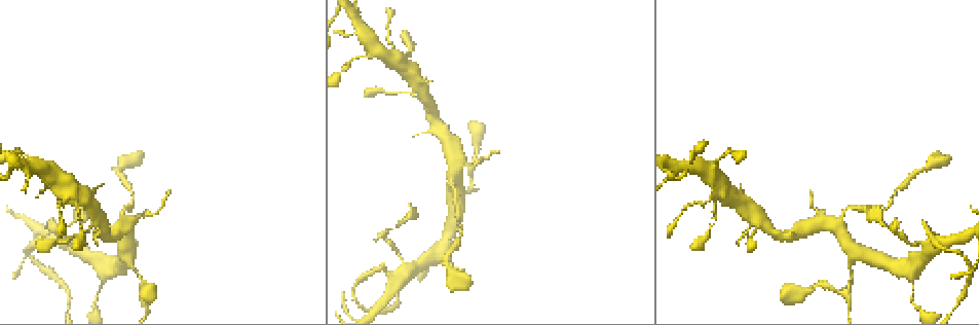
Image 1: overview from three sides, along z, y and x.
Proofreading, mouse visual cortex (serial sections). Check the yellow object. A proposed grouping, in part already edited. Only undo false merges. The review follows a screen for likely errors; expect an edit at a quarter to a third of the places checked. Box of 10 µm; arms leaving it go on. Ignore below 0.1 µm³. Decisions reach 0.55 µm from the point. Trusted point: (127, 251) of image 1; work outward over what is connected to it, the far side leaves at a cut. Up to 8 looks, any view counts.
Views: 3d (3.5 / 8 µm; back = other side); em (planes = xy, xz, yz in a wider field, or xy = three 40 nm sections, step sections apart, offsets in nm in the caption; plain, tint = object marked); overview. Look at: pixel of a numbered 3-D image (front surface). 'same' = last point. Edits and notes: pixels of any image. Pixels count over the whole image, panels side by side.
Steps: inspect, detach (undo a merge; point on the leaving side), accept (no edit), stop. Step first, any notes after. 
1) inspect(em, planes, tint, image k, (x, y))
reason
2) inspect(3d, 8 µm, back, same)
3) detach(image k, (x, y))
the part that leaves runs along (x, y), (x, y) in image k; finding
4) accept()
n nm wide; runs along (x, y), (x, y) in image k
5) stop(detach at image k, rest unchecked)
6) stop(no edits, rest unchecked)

inspect(3d, 3.5 µm, image 1, (439, 254))
three arms meet

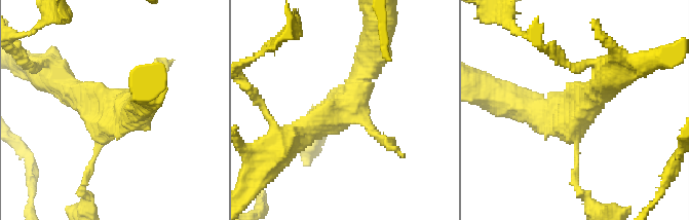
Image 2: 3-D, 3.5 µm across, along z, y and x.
inspect(em, xy, step 5, tint, image 2, (343, 105))

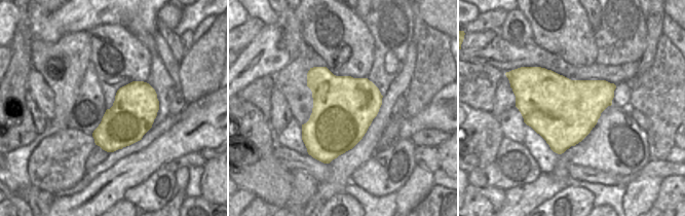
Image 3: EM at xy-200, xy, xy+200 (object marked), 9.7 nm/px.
accept()
runs along (374, 49), (348, 104), (292, 139) in image 2; continuous, no second cell

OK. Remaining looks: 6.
inspect(3d, 8 µm, image 1, (927, 230))

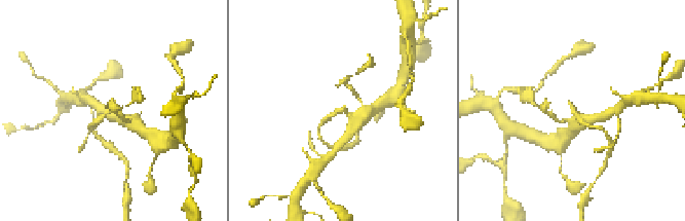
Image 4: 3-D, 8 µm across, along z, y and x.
inspect(3d, 3.5 µm, same)
zoom in

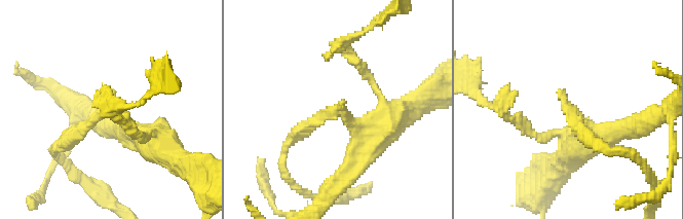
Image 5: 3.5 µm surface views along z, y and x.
detach(image 5, (81, 135))
the part that leaves runs along (340, 113), (293, 137), (283, 171) in image 5; a second cell is stuck on

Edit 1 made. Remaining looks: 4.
inspect(overview)

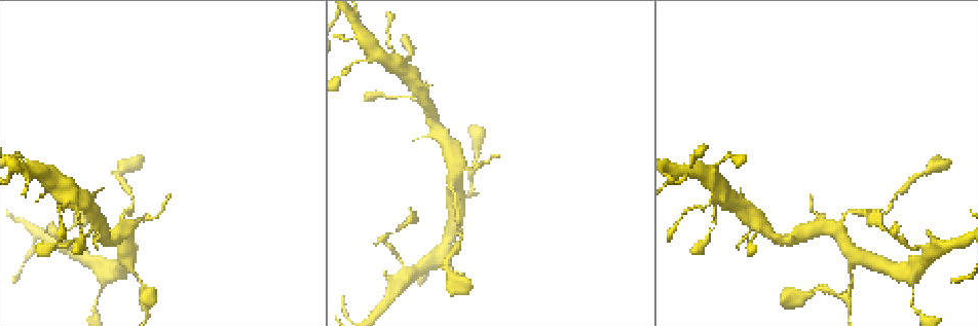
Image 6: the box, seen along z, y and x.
inspect(3d, 8 µm, image 6, (843, 293))
three-way junction

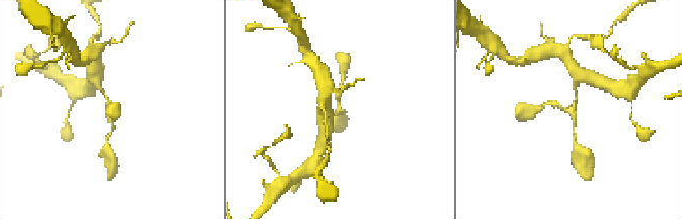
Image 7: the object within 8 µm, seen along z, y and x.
inspect(3d, 3.5 µm, same)

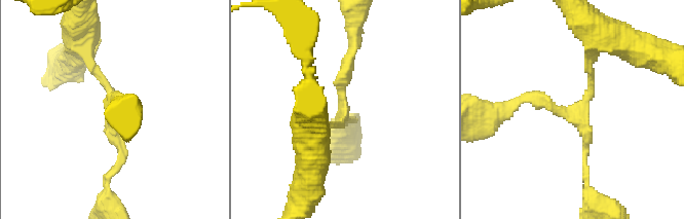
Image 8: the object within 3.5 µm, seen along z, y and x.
inspect(em, planes, tint, image 8, (345, 110))
3 arms; arms of 100, 150, 200 nm

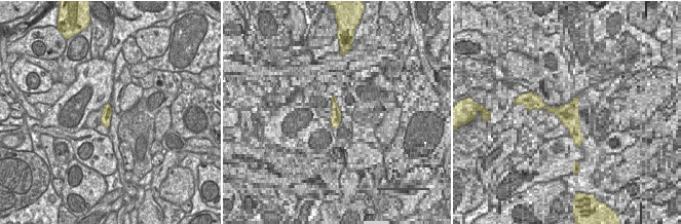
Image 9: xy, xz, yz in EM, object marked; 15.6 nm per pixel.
accept()
runs along (591, 53), (591, 92), (572, 117), (520, 101) in image 8; continuous, no second cell

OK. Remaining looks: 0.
stop(detach at image 5, rest unchecked)

